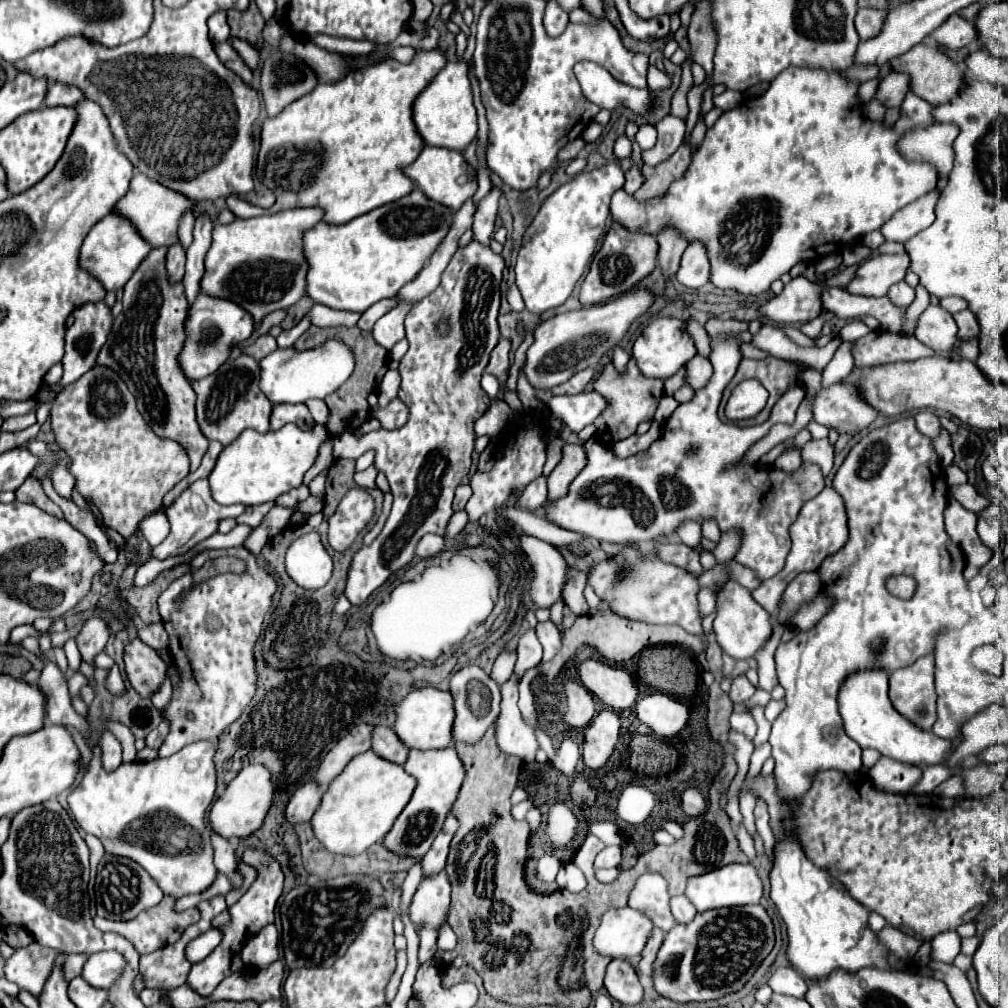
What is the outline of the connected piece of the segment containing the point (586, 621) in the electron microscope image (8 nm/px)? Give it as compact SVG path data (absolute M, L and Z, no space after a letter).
M596 612L594 616L578 616L578 620L574 622L572 628L568 628L562 636L562 650L558 652L558 656L550 662L542 662L540 664L540 674L546 678L546 680L552 680L556 678L556 674L560 672L560 668L572 660L572 656L576 654L578 646L580 644L588 644L588 646L594 646L598 652L602 652L602 656L606 656L608 660L614 660L614 662L626 662L626 660L632 660L634 656L638 656L644 648L648 646L656 646L656 644L682 644L686 648L692 648L696 654L704 652L706 646L702 642L700 636L694 636L694 634L688 634L686 630L682 630L680 626L654 626L654 624L644 624L644 622L630 622L630 620L624 620L624 618L616 618L614 614L610 612Z

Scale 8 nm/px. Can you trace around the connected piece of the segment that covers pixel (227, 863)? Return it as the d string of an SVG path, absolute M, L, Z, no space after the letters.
M218 834L212 836L212 842L214 842L214 864L218 866L218 872L224 872L234 888L240 888L240 874L236 872L236 850L234 846L226 840L226 838L218 838Z

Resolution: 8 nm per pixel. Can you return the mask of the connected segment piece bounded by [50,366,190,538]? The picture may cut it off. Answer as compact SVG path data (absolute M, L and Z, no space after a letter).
M104 366L90 368L82 378L66 386L52 404L52 430L56 434L56 442L64 448L64 452L72 458L70 472L76 478L76 490L90 498L102 512L104 524L114 528L118 534L128 538L134 534L136 526L142 518L156 512L162 506L162 498L174 488L178 480L188 474L190 460L186 450L178 446L178 442L170 438L156 436L146 420L136 408L136 400L130 394L128 386L114 374L114 370Z

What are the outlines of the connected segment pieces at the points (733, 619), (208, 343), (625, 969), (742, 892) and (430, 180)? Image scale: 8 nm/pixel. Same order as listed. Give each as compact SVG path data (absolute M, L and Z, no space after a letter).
M728 580L726 588L718 594L718 616L714 620L714 632L716 632L718 644L726 654L730 654L736 660L754 660L756 652L772 636L772 618L750 596L748 588L744 588L736 580Z
M200 294L188 312L190 318L186 322L186 344L180 354L180 364L190 380L200 380L212 374L218 364L222 364L222 360L230 354L234 342L240 342L240 338L250 338L252 318L240 306L234 306L234 302L226 302L224 298L206 298L206 294Z
M612 960L606 970L604 986L608 994L622 1004L640 1004L644 1000L644 988L636 974L636 968L628 960Z
M730 864L722 866L718 870L712 870L708 874L690 878L686 896L692 900L692 904L698 908L698 912L712 910L712 908L724 908L724 906L744 906L744 904L758 904L764 894L762 880L758 876L758 870L748 864Z
M426 146L422 154L416 158L414 164L404 168L404 174L410 176L416 186L434 202L440 202L452 210L460 210L468 198L472 198L478 190L478 176L476 170L464 160L462 152L448 150L448 148L434 148Z

